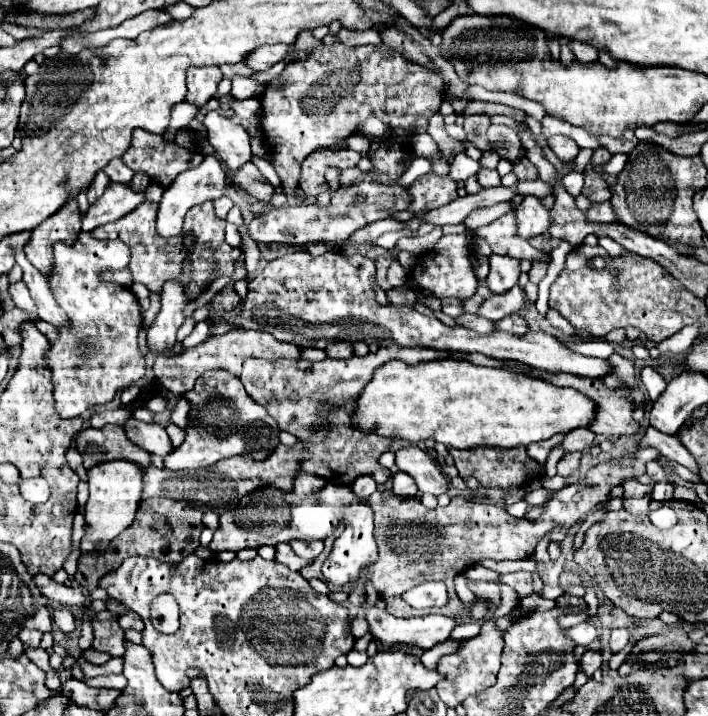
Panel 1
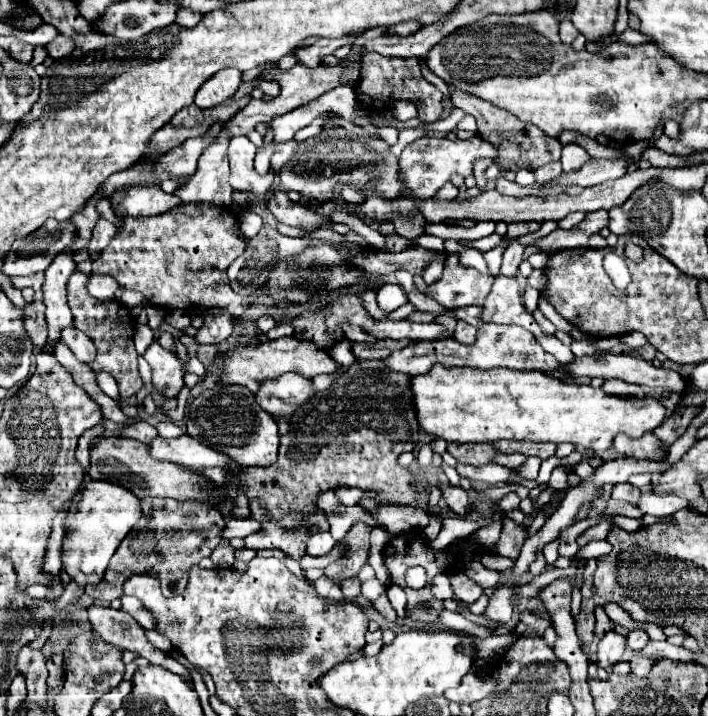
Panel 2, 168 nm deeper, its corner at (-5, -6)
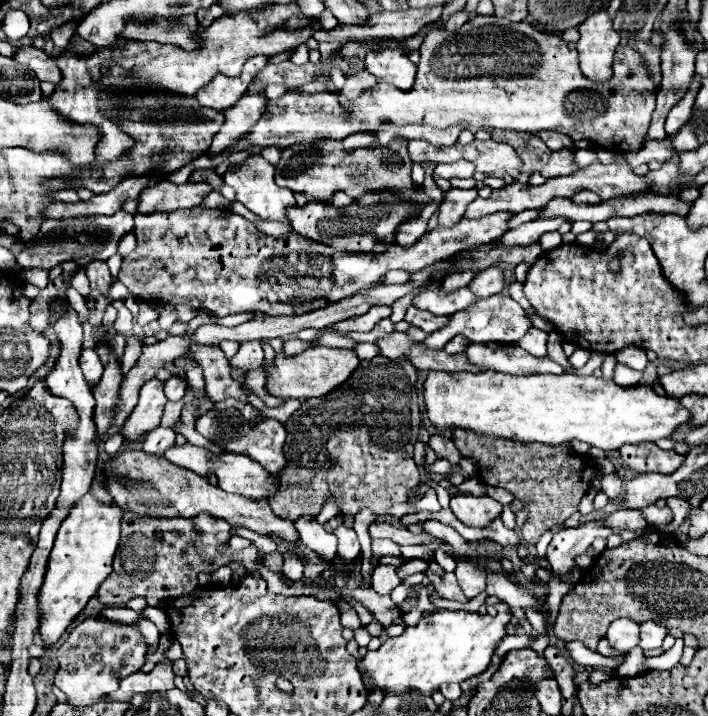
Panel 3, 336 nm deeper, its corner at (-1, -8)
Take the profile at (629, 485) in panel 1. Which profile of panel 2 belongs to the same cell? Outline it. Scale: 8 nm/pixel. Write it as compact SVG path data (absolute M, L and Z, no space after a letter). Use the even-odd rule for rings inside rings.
M646 488L642 492L640 504L638 508L644 514L652 514L652 516L664 516L664 514L674 514L678 510L688 508L688 500L680 498L680 496L656 496L656 492L652 492L650 488Z

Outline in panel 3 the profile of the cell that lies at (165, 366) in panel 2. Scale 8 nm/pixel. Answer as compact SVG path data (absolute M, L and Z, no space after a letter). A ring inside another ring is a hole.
M150 378L140 388L140 398L132 414L128 416L124 428L120 430L126 440L138 440L152 428L160 426L160 418L164 412L164 404L168 402L164 394L164 382L158 378Z

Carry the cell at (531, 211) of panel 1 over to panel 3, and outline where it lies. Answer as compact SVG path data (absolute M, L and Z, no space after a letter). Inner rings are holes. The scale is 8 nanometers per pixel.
M490 266L488 270L482 270L476 280L472 280L470 290L476 294L476 298L486 298L492 294L500 294L506 286L504 270L498 266Z

